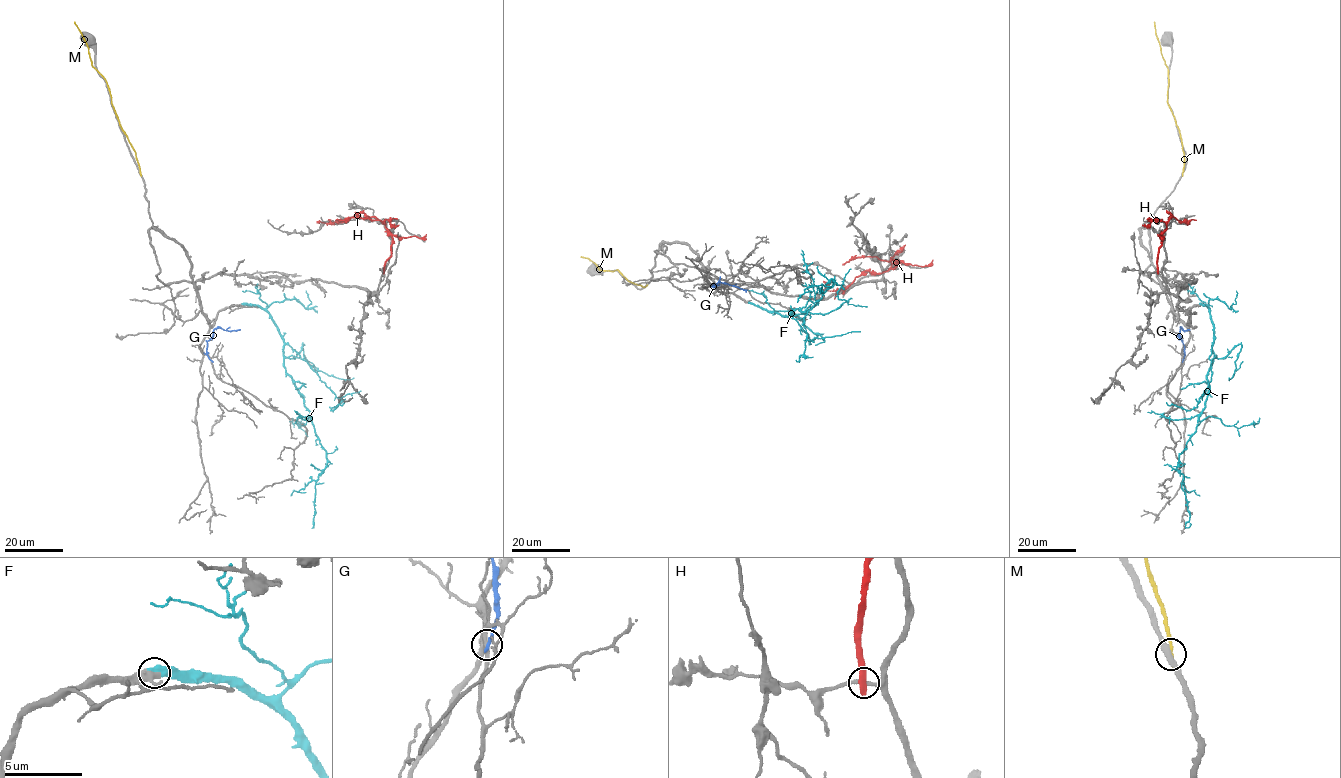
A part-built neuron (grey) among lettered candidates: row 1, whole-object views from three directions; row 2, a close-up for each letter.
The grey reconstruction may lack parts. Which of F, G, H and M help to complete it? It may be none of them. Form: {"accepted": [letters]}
{"accepted": ["F"]}

